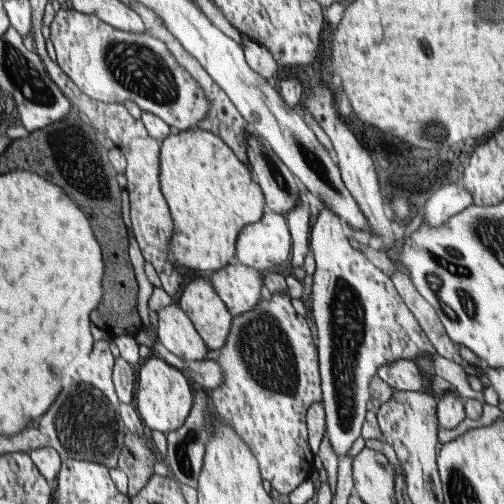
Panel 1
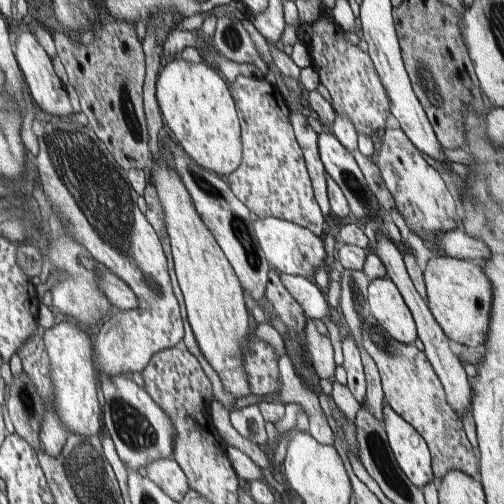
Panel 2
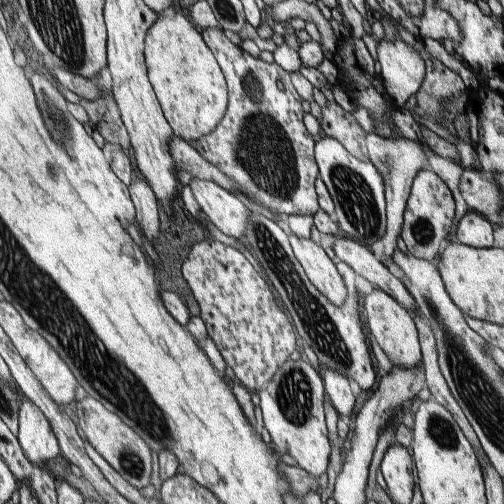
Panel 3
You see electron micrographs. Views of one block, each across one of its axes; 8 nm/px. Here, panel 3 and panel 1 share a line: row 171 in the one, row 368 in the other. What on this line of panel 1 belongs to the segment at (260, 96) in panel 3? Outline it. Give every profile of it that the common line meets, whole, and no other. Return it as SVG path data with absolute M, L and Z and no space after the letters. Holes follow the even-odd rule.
M285 290L271 292L269 300L263 300L259 296L251 310L233 316L231 330L225 336L223 348L217 350L215 362L217 366L221 366L223 380L219 386L209 390L211 406L237 430L241 440L249 444L253 456L257 456L257 464L261 466L261 476L271 484L271 488L281 496L289 496L293 488L309 478L313 472L305 412L311 404L321 402L321 376L317 344L309 322L293 310L291 298Z

